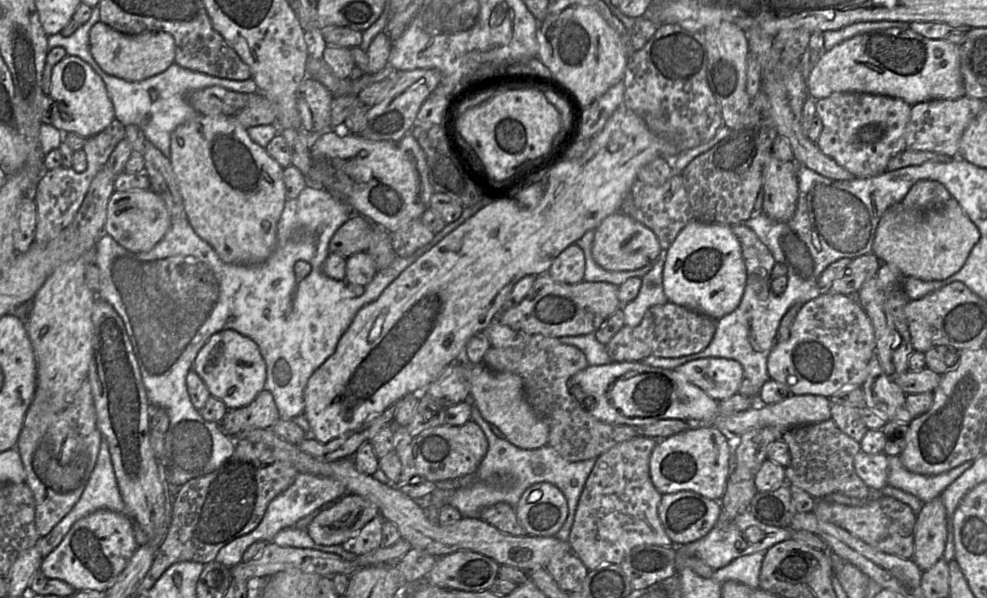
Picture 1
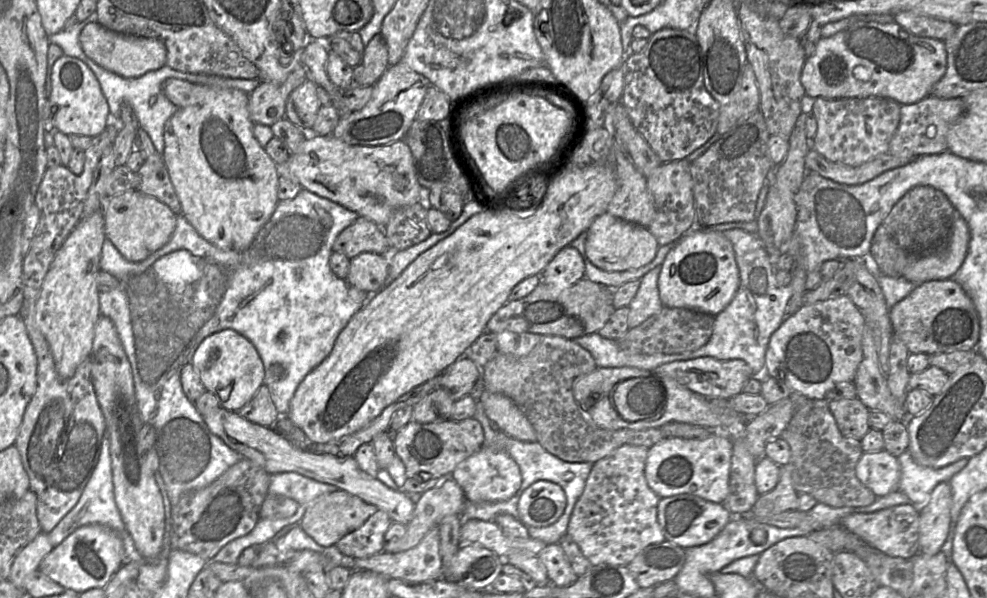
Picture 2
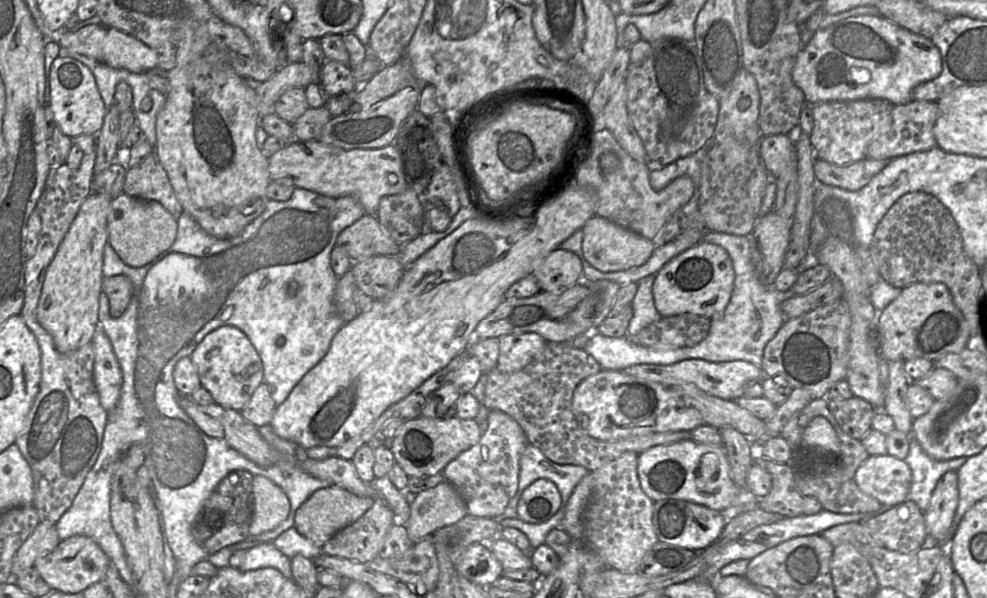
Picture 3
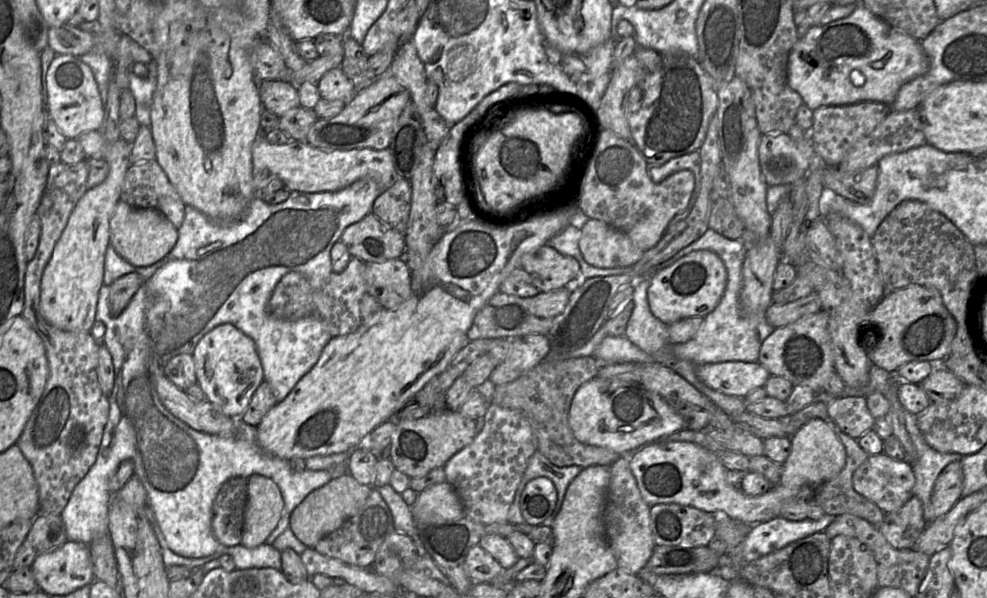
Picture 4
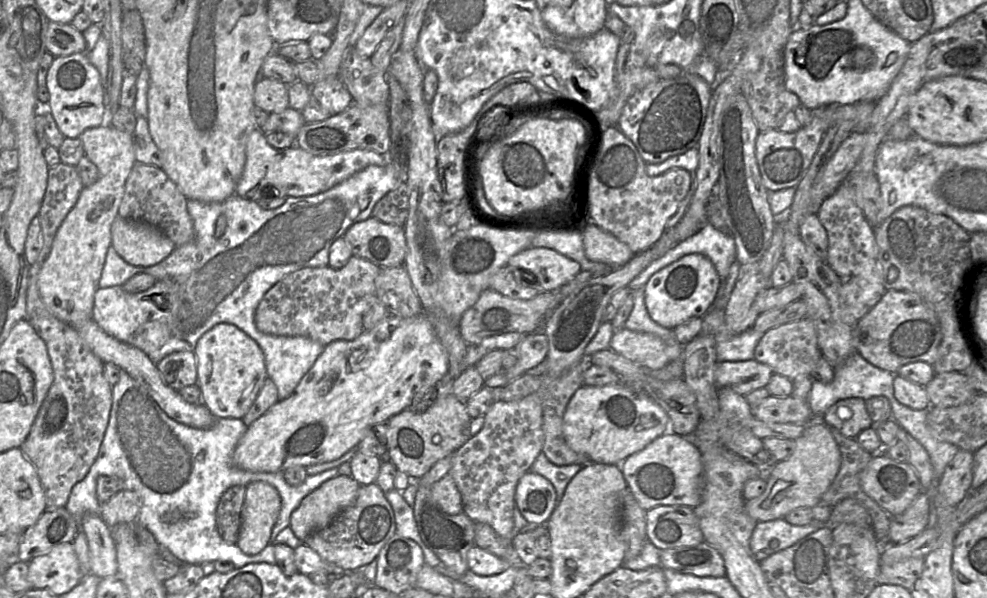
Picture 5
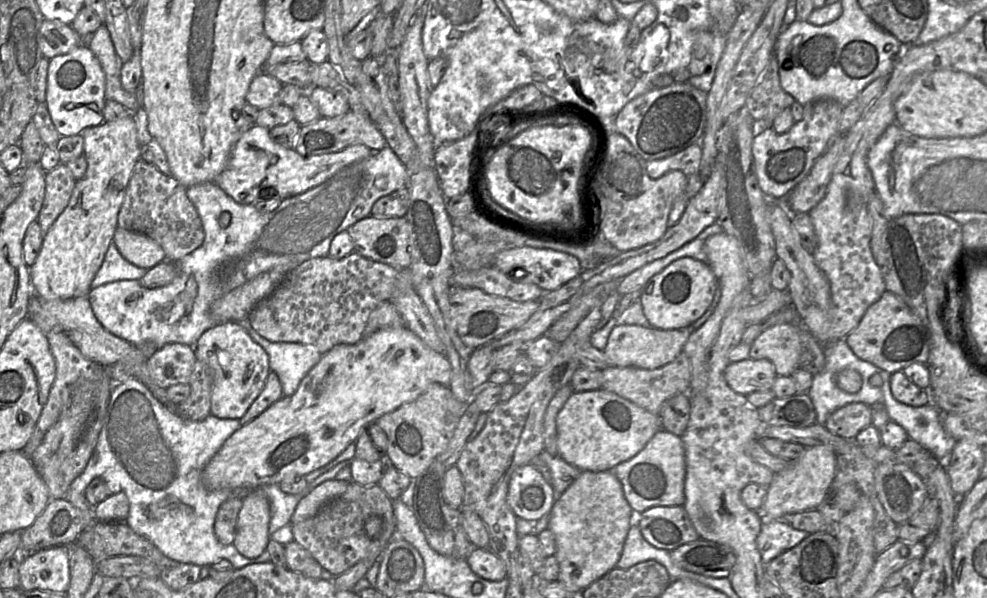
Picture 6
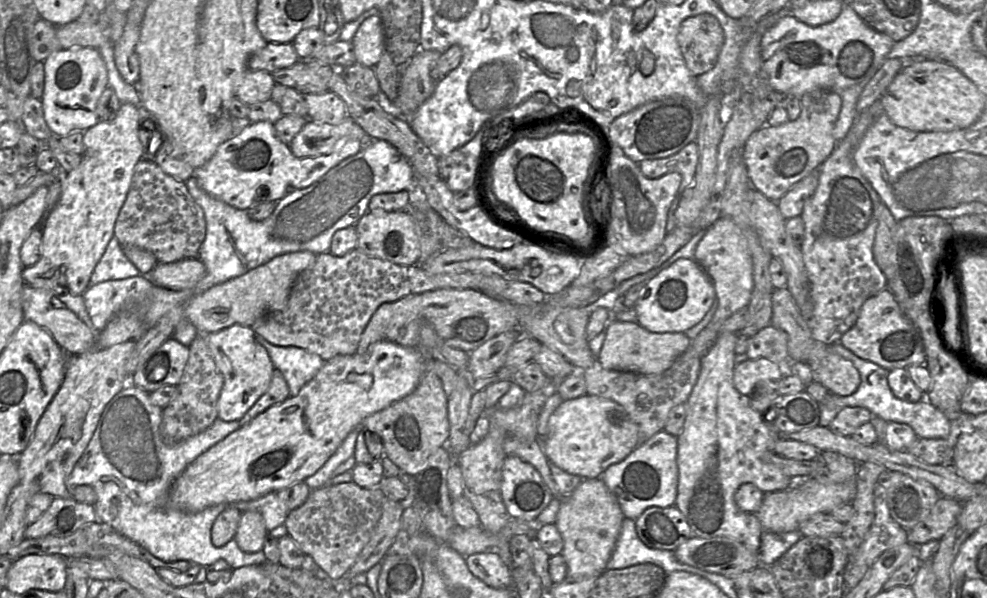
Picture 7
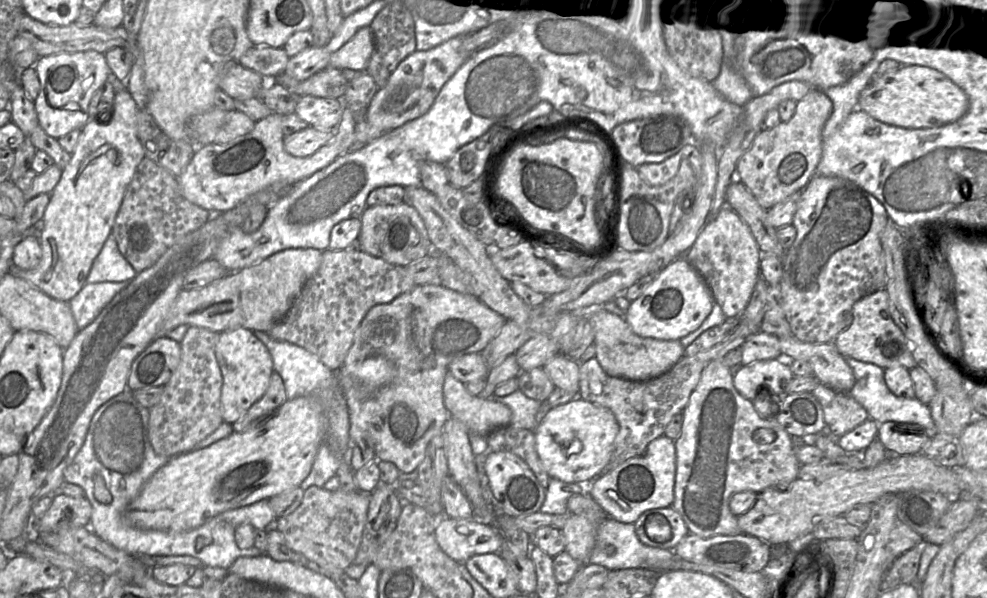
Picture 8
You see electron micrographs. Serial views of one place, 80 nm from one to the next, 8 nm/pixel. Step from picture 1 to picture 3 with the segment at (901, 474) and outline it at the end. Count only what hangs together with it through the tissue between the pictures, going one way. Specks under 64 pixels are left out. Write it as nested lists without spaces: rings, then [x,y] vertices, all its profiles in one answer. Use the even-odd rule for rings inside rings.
[[[911,429],[909,451],[904,459],[912,472],[908,499],[925,512],[929,508],[932,493],[939,479],[948,471],[957,471],[967,458],[958,457],[944,461],[930,458],[914,437]]]

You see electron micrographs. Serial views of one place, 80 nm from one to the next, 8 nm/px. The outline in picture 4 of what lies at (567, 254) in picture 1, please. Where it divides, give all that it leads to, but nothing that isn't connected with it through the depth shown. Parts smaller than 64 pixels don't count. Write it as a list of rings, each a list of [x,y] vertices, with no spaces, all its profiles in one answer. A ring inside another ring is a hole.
[[[547,245],[524,254],[520,267],[530,274],[531,283],[540,292],[565,287],[580,272],[580,265],[575,258]]]

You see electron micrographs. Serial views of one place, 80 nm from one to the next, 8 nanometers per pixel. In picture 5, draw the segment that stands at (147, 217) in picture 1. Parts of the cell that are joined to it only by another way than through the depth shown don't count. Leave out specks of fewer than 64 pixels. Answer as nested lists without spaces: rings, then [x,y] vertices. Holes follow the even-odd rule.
[[[116,217],[111,227],[112,246],[130,265],[150,267],[166,259],[175,244],[158,228]]]

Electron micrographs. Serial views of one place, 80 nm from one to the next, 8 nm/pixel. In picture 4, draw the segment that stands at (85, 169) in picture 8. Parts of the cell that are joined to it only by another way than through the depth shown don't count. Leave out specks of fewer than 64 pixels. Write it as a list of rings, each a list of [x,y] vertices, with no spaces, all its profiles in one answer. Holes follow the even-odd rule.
[[[99,131],[79,136],[85,157],[101,159],[109,165],[109,175],[100,185],[88,189],[70,215],[43,272],[40,308],[51,325],[71,332],[92,333],[96,326],[99,291],[103,284],[105,255],[110,245],[110,220],[121,198],[126,173],[131,166],[131,145],[124,139],[107,142]]]

